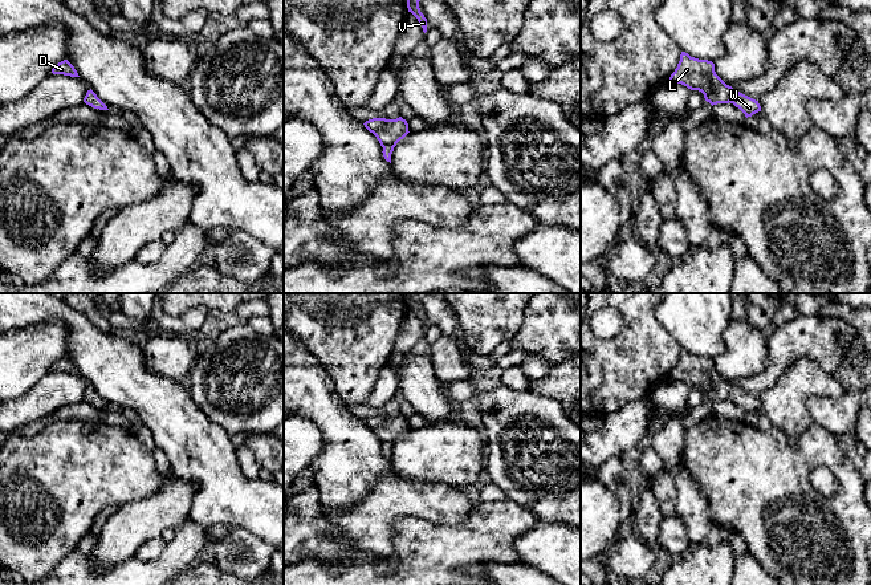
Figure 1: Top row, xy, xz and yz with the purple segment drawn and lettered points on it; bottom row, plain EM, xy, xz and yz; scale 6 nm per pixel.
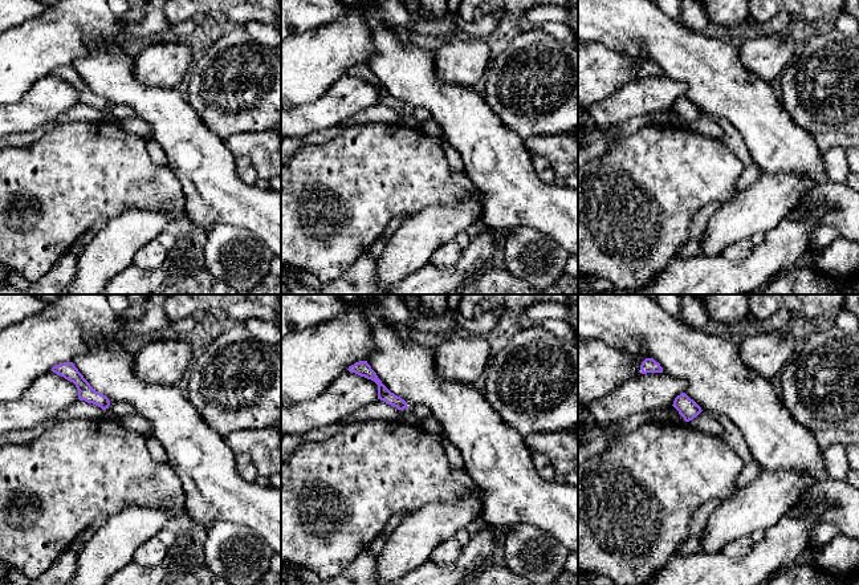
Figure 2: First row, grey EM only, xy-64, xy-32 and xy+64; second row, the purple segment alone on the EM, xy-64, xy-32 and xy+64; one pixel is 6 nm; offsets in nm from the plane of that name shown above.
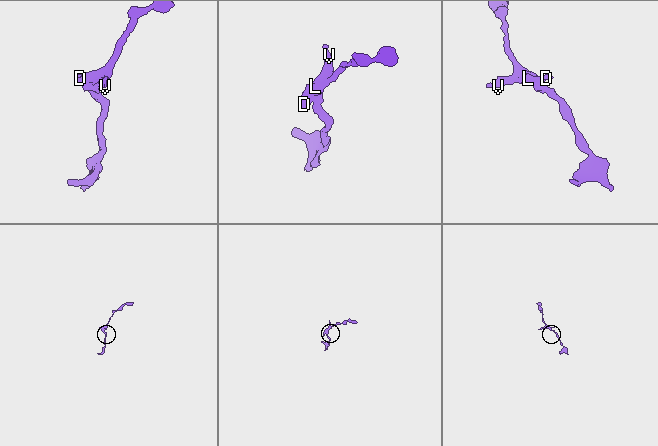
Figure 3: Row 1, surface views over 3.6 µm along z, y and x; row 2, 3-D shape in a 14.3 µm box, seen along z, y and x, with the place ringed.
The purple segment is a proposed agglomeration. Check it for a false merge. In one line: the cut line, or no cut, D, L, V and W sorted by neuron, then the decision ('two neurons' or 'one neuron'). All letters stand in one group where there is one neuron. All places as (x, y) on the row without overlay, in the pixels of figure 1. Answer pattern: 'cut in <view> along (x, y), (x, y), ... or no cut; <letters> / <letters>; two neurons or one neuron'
no cut; D L V W; one neuron

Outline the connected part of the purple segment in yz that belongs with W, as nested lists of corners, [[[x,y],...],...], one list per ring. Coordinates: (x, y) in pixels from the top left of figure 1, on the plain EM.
[[[681,349],[680,358],[671,371],[669,379],[681,381],[691,387],[701,389],[705,398],[712,403],[730,399],[746,415],[761,409],[758,398],[734,387],[716,371],[712,358],[691,354],[685,349]]]

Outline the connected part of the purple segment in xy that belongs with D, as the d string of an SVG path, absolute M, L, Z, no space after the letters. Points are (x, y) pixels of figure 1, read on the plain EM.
M64 357L58 359L53 366L53 371L64 371L64 373L70 373L70 374L80 374L74 363L68 358Z

